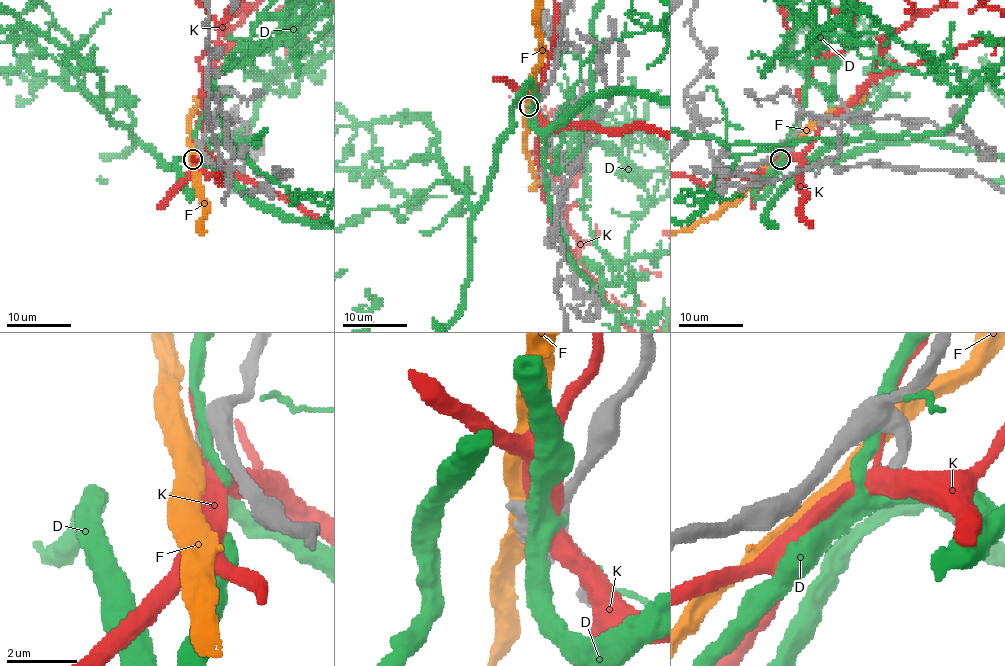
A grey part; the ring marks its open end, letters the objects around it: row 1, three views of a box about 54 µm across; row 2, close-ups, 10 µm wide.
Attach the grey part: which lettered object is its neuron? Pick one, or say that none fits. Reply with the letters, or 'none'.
none

